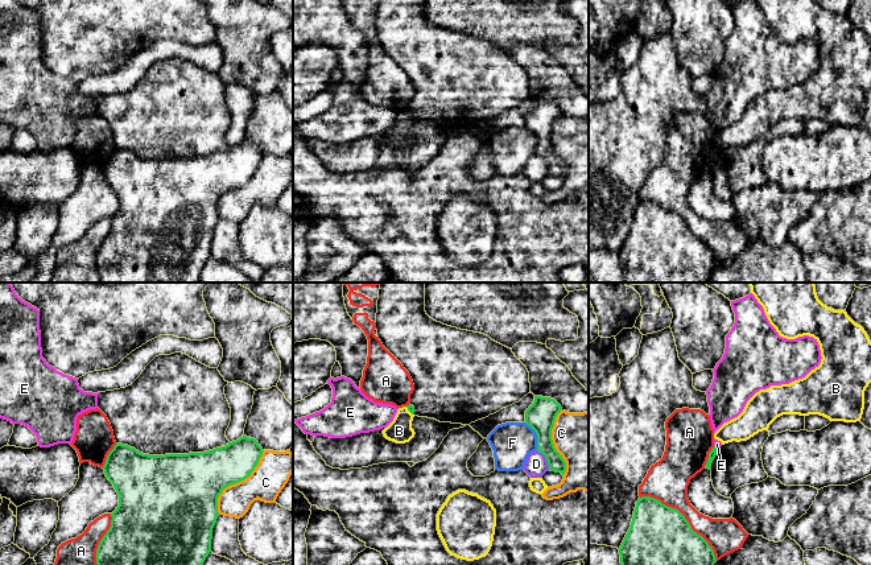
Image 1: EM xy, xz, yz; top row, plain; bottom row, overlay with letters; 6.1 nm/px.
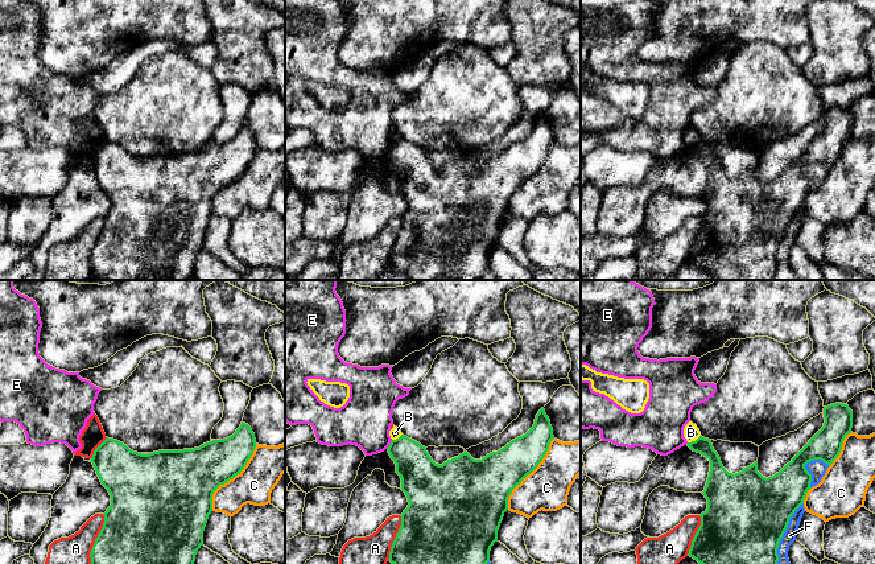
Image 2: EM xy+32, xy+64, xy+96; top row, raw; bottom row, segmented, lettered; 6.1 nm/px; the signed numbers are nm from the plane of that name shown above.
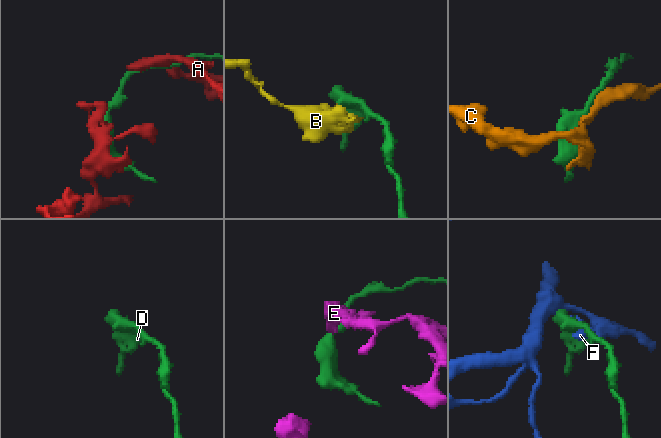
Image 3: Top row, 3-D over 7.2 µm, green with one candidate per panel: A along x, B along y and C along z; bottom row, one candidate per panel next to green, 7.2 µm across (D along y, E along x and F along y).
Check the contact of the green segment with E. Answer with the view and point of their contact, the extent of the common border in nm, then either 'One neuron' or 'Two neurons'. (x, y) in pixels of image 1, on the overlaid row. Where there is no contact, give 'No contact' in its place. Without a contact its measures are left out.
Touches green at yz (714, 446). Shared border 30 nm. Two neurons

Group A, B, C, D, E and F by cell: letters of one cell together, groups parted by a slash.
A / B / C D / E / F

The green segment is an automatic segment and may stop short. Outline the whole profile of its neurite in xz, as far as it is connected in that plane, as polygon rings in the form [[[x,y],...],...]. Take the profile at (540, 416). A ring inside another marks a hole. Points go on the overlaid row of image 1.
[[[534,396],[533,404],[525,411],[525,424],[536,432],[537,451],[545,455],[549,470],[564,475],[566,462],[556,450],[552,440],[552,429],[561,411],[561,405],[554,399]]]

